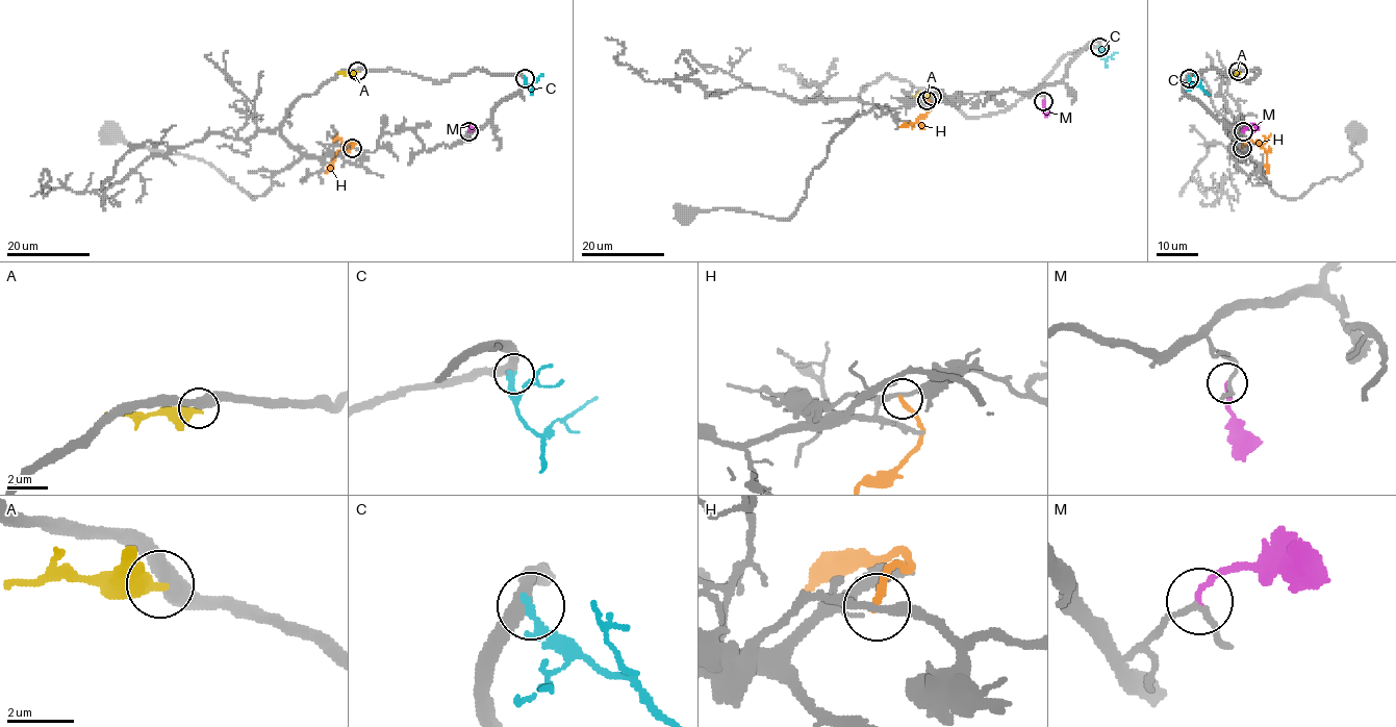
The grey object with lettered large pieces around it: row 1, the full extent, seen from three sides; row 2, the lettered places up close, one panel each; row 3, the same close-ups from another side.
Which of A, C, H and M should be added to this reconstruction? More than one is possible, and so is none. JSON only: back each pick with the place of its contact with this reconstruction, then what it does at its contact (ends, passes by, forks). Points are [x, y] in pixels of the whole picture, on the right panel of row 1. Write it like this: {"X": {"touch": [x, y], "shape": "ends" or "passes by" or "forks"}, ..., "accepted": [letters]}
{"M": {"touch": [1243, 131], "shape": "ends"}, "accepted": ["M"]}

